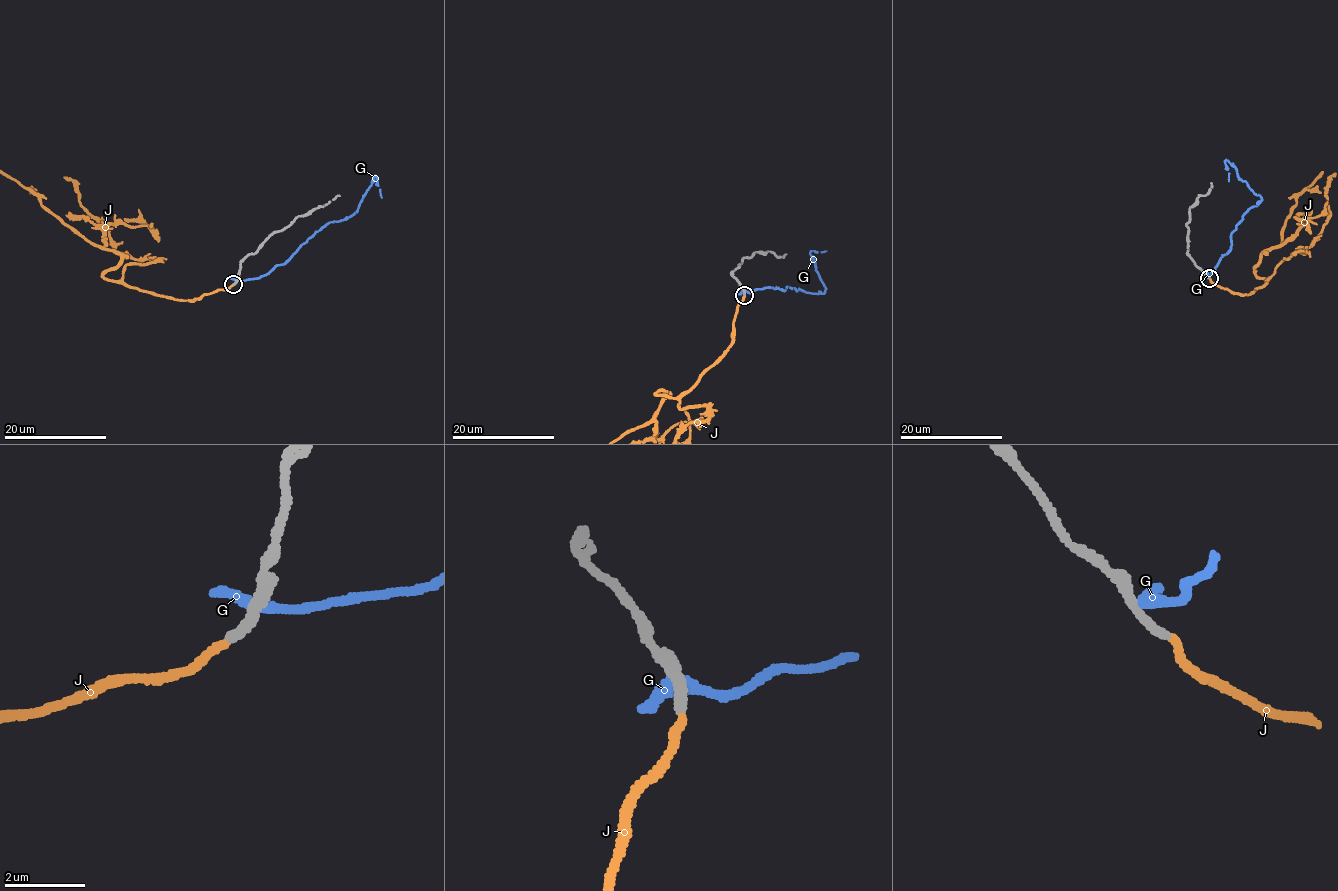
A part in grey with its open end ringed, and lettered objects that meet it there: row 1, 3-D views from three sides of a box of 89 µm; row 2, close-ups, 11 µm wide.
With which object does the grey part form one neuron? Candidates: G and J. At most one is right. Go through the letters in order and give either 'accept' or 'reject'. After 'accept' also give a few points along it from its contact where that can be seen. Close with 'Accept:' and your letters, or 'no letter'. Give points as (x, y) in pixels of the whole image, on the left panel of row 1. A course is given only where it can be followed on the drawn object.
G: reject
J: accept
Accept: J

